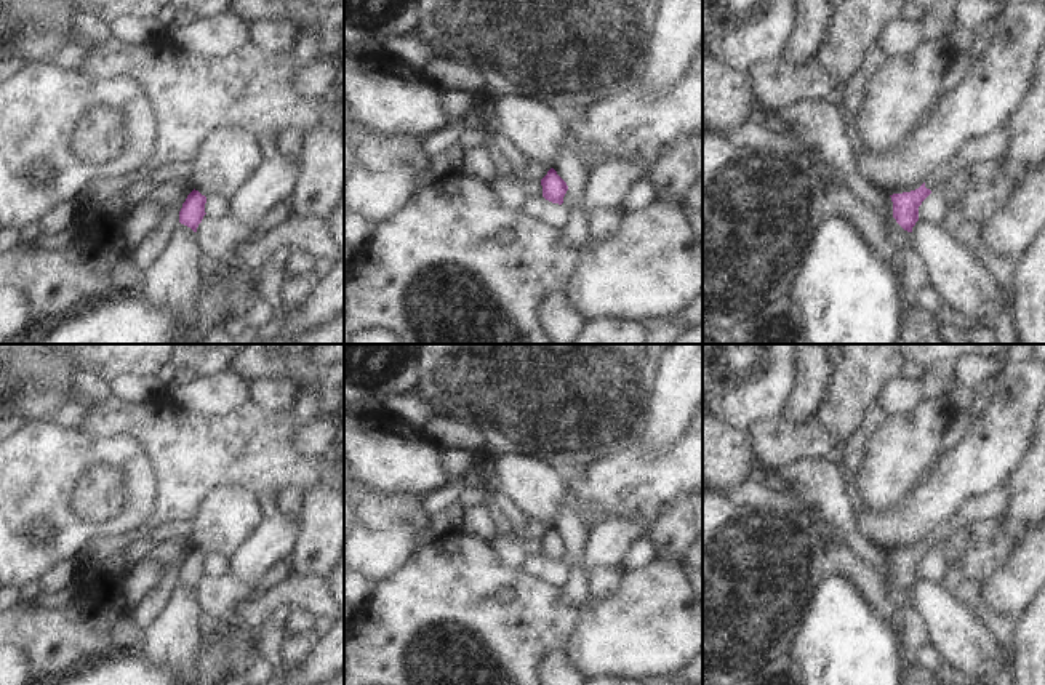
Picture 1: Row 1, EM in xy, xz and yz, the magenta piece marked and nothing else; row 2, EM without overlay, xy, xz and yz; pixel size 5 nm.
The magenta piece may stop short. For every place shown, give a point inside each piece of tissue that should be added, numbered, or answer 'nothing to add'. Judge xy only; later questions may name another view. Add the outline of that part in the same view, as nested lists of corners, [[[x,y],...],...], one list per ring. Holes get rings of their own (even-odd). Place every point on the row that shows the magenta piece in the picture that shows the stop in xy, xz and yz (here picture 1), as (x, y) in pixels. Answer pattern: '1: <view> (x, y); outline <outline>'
nothing to add

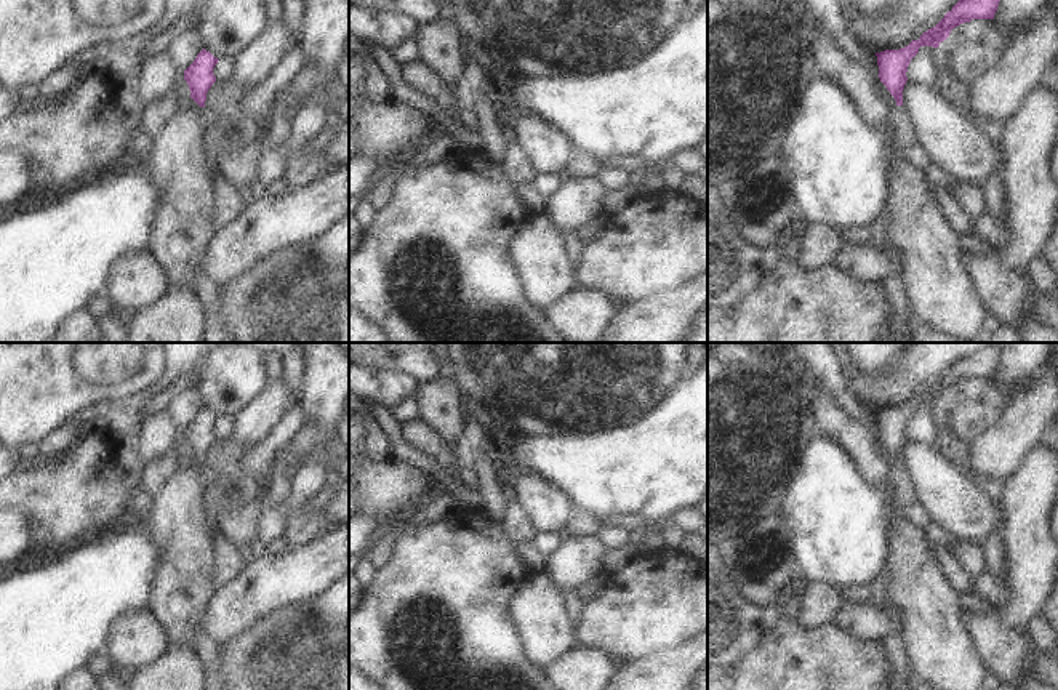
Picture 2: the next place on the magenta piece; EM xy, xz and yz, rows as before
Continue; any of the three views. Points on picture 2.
1: yz (905, 132); outline [[[896,106],[892,109],[892,120],[895,128],[893,154],[901,158],[917,141],[917,130],[904,106]]]

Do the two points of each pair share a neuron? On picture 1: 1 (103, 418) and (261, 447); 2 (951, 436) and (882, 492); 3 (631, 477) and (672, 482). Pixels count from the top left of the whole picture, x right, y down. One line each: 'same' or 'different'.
1: same
2: different
3: same

